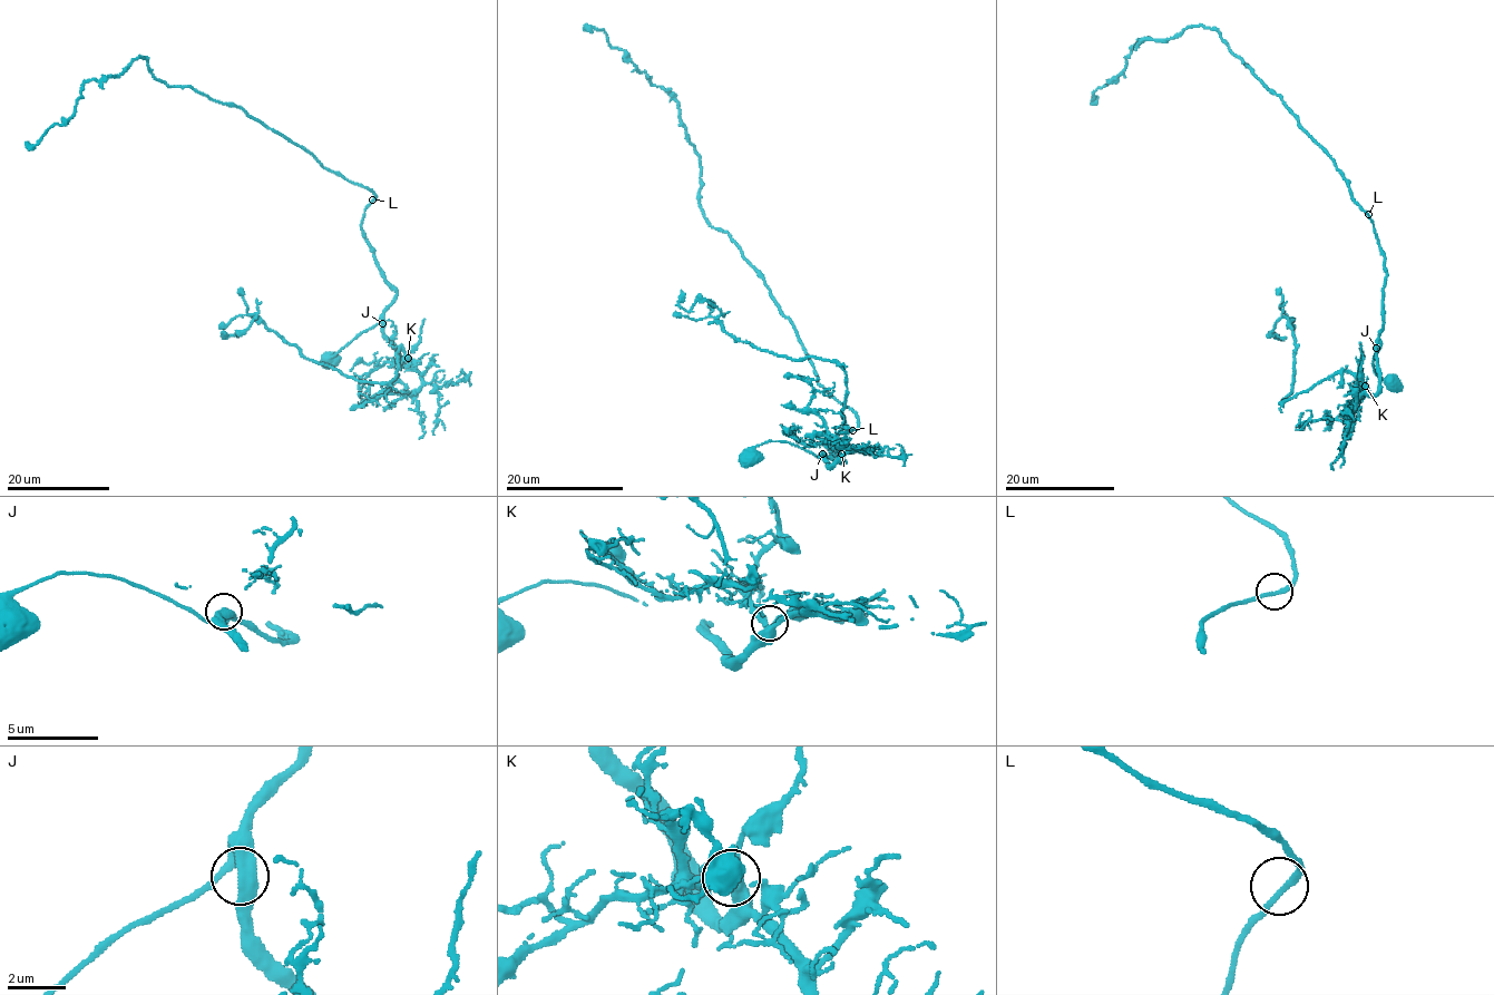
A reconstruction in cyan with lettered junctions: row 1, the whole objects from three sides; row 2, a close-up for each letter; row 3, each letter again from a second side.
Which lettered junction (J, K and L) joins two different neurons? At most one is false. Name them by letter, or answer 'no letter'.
no letter

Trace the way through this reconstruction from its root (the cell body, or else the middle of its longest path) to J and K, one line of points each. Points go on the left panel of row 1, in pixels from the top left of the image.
J: (373, 201), (364, 212), (362, 235), (381, 276), (396, 293), (382, 323)
K: (373, 201), (364, 212), (362, 235), (381, 276), (396, 293), (384, 312), (383, 338), (407, 366), (408, 358)

